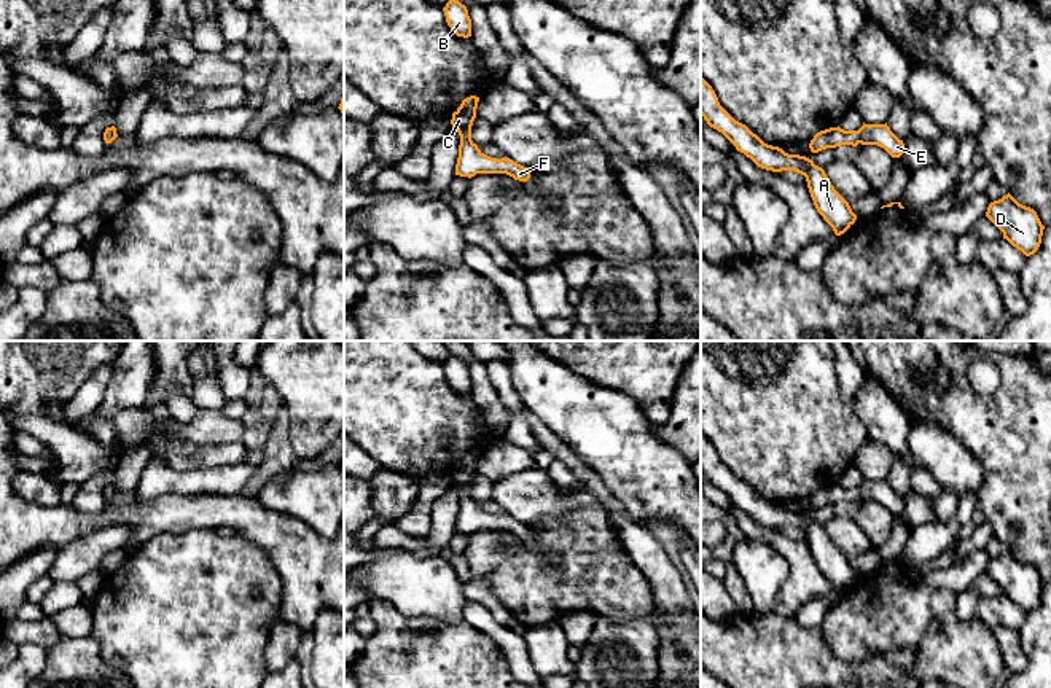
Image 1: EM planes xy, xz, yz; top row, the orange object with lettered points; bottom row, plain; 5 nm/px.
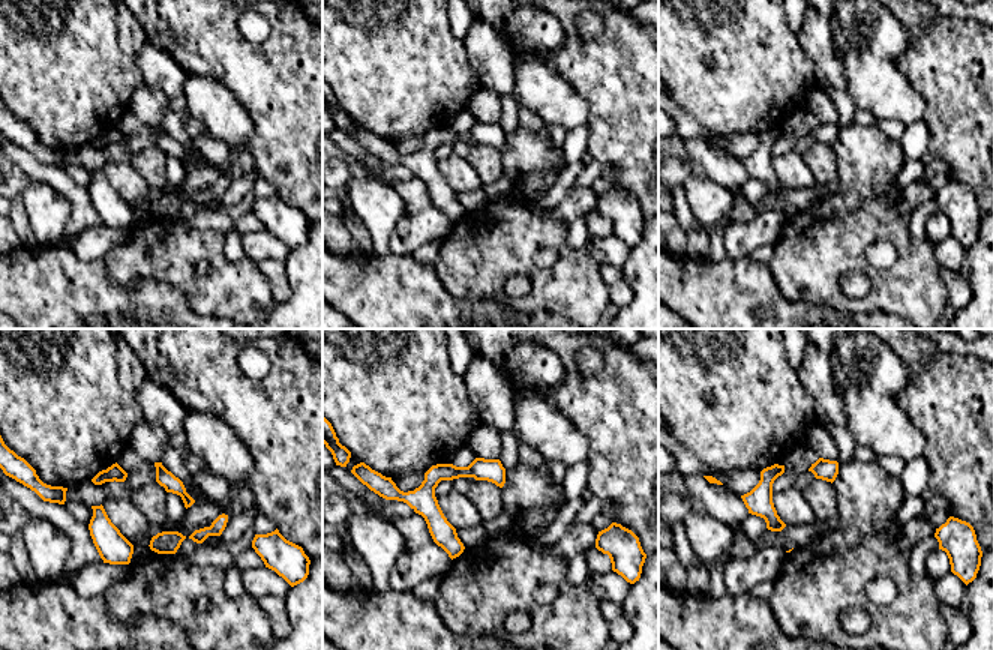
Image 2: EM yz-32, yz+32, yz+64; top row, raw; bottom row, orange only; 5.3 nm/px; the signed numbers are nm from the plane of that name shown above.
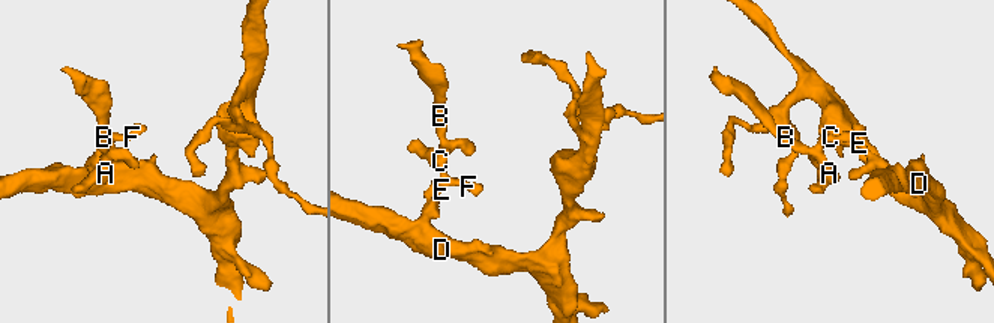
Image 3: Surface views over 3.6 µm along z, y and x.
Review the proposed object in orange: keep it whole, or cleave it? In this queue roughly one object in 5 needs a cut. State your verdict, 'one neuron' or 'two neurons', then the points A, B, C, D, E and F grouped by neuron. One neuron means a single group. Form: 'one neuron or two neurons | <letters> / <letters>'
one neuron | A B C D E F

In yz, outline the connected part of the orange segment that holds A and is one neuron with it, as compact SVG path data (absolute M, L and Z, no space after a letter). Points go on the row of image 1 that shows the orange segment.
M702 75L701 115L710 127L721 132L737 151L750 158L758 167L772 172L795 170L804 175L817 212L833 228L836 236L844 234L855 223L857 215L849 202L834 190L822 167L806 156L788 154L779 147L764 143L720 105L715 91Z

